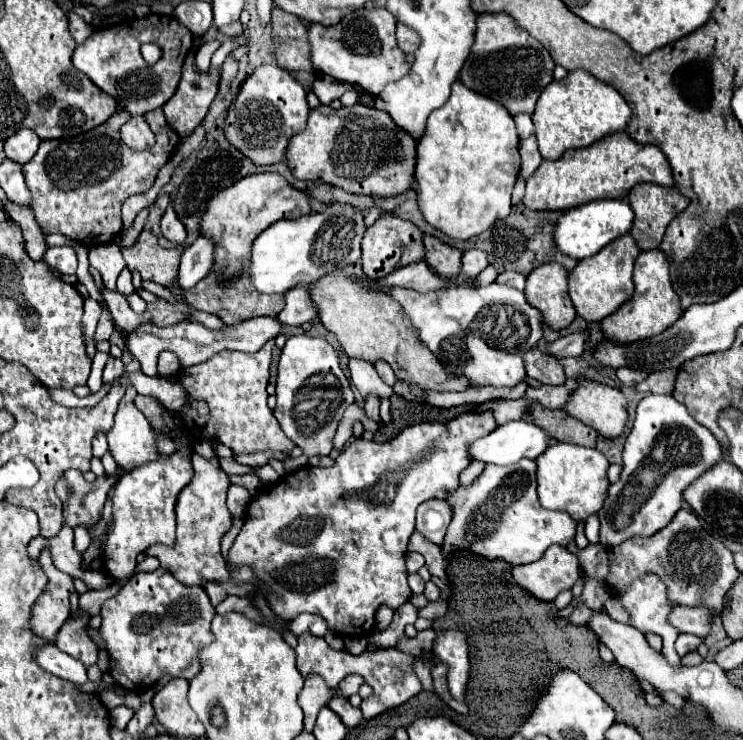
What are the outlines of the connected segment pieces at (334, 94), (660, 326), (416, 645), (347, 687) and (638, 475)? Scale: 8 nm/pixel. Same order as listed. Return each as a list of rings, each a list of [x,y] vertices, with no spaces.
[[[319,75],[325,77],[317,77],[313,83],[312,90],[320,100],[321,104],[329,105],[333,100],[339,99],[344,92],[354,89],[353,85],[347,82],[337,82],[331,76]]]
[[[656,248],[656,250],[640,252],[634,264],[634,286],[636,286],[634,296],[628,302],[624,302],[614,314],[604,318],[602,330],[604,330],[604,336],[608,336],[610,340],[632,342],[632,340],[650,338],[654,334],[664,332],[682,316],[678,294],[674,292],[670,282],[670,264],[664,250]]]
[[[424,630],[424,632],[418,632],[416,638],[402,636],[394,648],[410,656],[422,656],[424,652],[430,650],[432,640],[434,640],[434,630]]]
[[[350,674],[346,676],[342,682],[340,682],[340,688],[342,688],[342,694],[344,696],[352,696],[352,694],[358,694],[358,688],[364,684],[364,678],[358,676],[358,674]]]
[[[648,394],[636,408],[632,432],[624,444],[624,468],[598,512],[600,544],[616,546],[630,536],[652,536],[682,508],[682,494],[706,470],[724,458],[714,434],[700,426],[672,394]]]

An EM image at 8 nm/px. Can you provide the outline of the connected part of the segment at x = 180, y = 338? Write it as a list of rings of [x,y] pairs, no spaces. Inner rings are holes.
[[[260,316],[256,320],[246,320],[244,324],[228,326],[224,330],[208,330],[194,322],[178,322],[174,326],[154,326],[140,324],[134,332],[126,336],[126,350],[142,364],[142,372],[150,377],[160,377],[156,372],[156,360],[162,350],[170,350],[180,358],[182,366],[194,366],[210,360],[220,350],[240,350],[240,352],[258,352],[270,338],[276,338],[282,332],[284,324],[276,316]]]

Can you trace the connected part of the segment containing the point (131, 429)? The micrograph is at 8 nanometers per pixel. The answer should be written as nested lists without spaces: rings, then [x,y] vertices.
[[[132,384],[126,386],[126,396],[124,402],[120,402],[120,408],[114,416],[114,426],[108,432],[108,444],[110,444],[110,454],[114,456],[116,464],[124,470],[132,470],[136,466],[142,466],[146,462],[154,462],[162,456],[170,456],[172,454],[172,444],[168,436],[156,434],[154,428],[148,424],[148,420],[144,418],[144,414],[132,404],[132,398],[136,396],[136,388]]]

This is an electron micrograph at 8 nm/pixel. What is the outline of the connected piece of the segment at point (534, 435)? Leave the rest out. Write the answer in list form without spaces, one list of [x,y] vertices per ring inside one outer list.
[[[512,420],[472,444],[472,458],[486,464],[514,464],[522,458],[536,460],[550,446],[544,428],[530,420]]]

